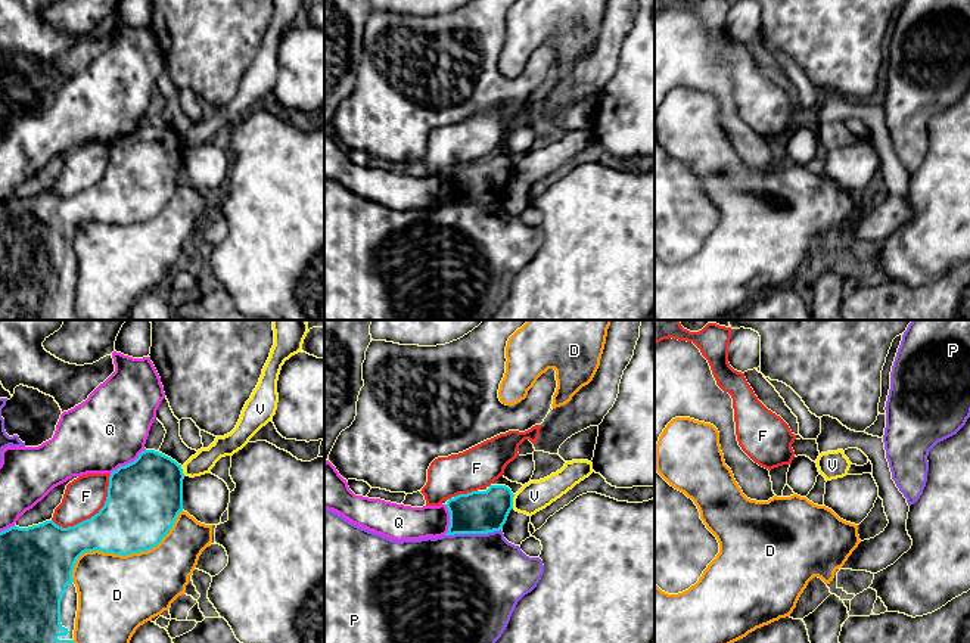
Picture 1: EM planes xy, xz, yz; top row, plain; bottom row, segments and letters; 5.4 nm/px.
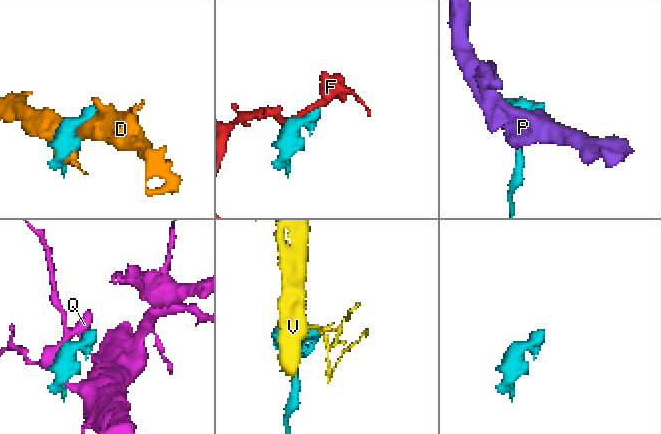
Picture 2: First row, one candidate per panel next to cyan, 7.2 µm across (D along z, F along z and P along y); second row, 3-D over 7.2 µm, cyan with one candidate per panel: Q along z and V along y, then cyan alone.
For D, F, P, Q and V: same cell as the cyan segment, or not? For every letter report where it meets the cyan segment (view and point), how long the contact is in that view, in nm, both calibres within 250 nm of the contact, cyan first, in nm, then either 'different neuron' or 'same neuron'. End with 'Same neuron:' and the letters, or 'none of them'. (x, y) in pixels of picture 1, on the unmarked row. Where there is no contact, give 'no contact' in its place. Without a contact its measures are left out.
D: xy (123, 224) | 700 nm | 380/420 nm | different neuron
F: xy (92, 186) | 420 nm | 380/220 nm | different neuron
P: xz (472, 202) | 300 nm | 240/500 nm | different neuron
Q: xy (128, 133) | 240 nm | 400/420 nm | different neuron
V: xz (512, 171) | 80 nm | 240/160 nm | different neuron
Same neuron: none of them

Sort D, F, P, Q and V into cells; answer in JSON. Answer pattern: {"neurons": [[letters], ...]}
{"neurons": [["D"], ["F"], ["P"], ["Q"], ["V"]]}

